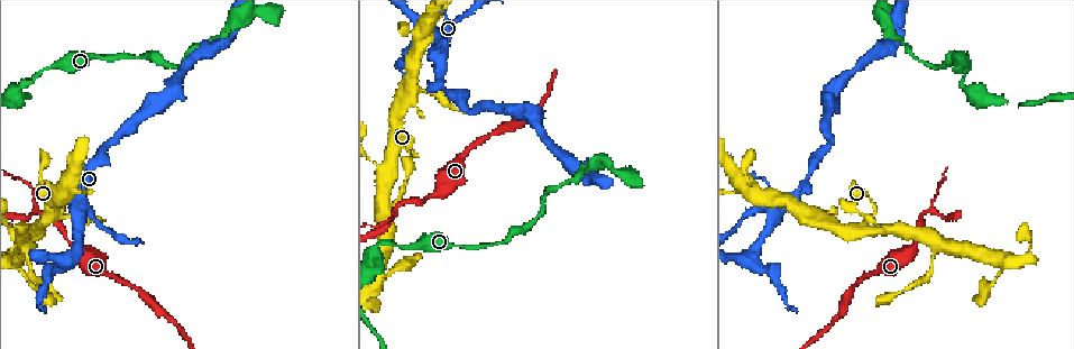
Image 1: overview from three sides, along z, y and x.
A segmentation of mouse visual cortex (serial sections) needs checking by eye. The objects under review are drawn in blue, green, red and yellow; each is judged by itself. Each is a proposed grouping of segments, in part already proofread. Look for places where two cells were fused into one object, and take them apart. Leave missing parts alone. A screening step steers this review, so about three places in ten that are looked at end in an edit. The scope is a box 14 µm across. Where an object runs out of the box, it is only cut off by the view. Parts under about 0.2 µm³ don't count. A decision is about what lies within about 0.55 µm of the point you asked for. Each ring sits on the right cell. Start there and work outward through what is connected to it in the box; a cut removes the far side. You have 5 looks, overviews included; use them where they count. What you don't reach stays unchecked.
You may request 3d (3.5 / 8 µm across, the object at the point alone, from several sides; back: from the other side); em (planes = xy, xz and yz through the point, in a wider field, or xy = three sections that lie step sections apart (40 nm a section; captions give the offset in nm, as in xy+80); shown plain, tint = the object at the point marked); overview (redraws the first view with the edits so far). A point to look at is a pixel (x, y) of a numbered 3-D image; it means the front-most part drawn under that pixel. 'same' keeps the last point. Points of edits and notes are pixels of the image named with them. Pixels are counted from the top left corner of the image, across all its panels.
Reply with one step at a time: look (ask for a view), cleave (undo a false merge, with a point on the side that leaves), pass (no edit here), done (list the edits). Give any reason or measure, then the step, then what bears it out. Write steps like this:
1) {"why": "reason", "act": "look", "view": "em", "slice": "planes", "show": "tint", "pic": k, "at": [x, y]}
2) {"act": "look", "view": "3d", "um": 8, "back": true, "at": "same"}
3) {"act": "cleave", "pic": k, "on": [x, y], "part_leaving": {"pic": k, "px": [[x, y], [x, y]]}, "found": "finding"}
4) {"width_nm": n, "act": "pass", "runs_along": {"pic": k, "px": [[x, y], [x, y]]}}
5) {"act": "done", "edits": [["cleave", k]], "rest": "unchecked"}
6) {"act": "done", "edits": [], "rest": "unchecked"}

{"why": "abrupt turn", "act": "look", "view": "3d", "um": 3.5, "pic": 1, "at": [877, 211]}

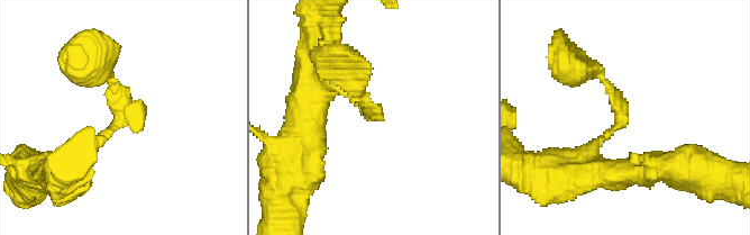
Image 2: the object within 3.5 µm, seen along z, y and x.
{"act": "look", "view": "em", "slice": "planes", "show": "tint", "pic": 2, "at": [375, 112]}

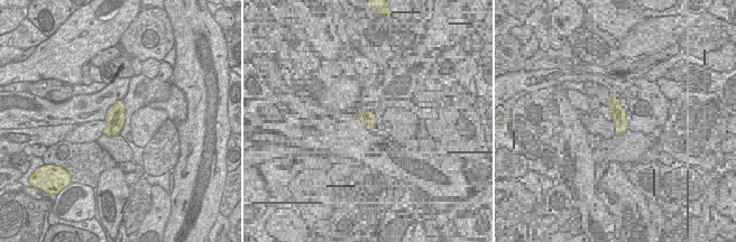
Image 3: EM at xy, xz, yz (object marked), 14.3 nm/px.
{"act": "look", "view": "em", "slice": "xy", "step": 2, "show": "tint", "at": "same"}

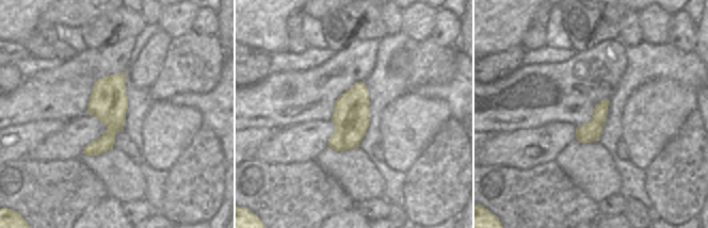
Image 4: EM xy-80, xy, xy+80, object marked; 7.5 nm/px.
{"act": "pass", "runs_along": {"pic": 2, "px": [[99, 69], [122, 117], [71, 169]]}, "found": "continuous, no second cell"}

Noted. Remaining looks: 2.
{"why": "sharp bend", "act": "look", "view": "3d", "um": 3.5, "pic": 1, "at": [78, 199]}

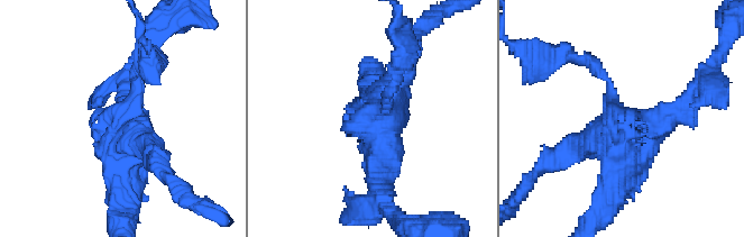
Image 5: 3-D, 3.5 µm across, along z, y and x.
{"act": "look", "view": "em", "slice": "xy", "step": 5, "show": "tint", "pic": 5, "at": [379, 119]}

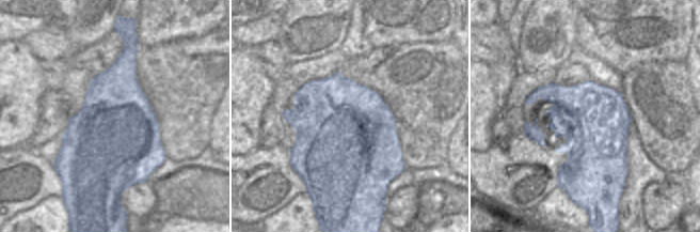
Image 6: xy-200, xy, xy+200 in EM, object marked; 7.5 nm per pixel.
{"act": "pass", "runs_along": {"pic": 5, "px": [[393, 87], [379, 109], [383, 187]]}, "found": "all the same cell"}

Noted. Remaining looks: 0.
{"act": "done", "edits": [], "rest": "unchecked"}

